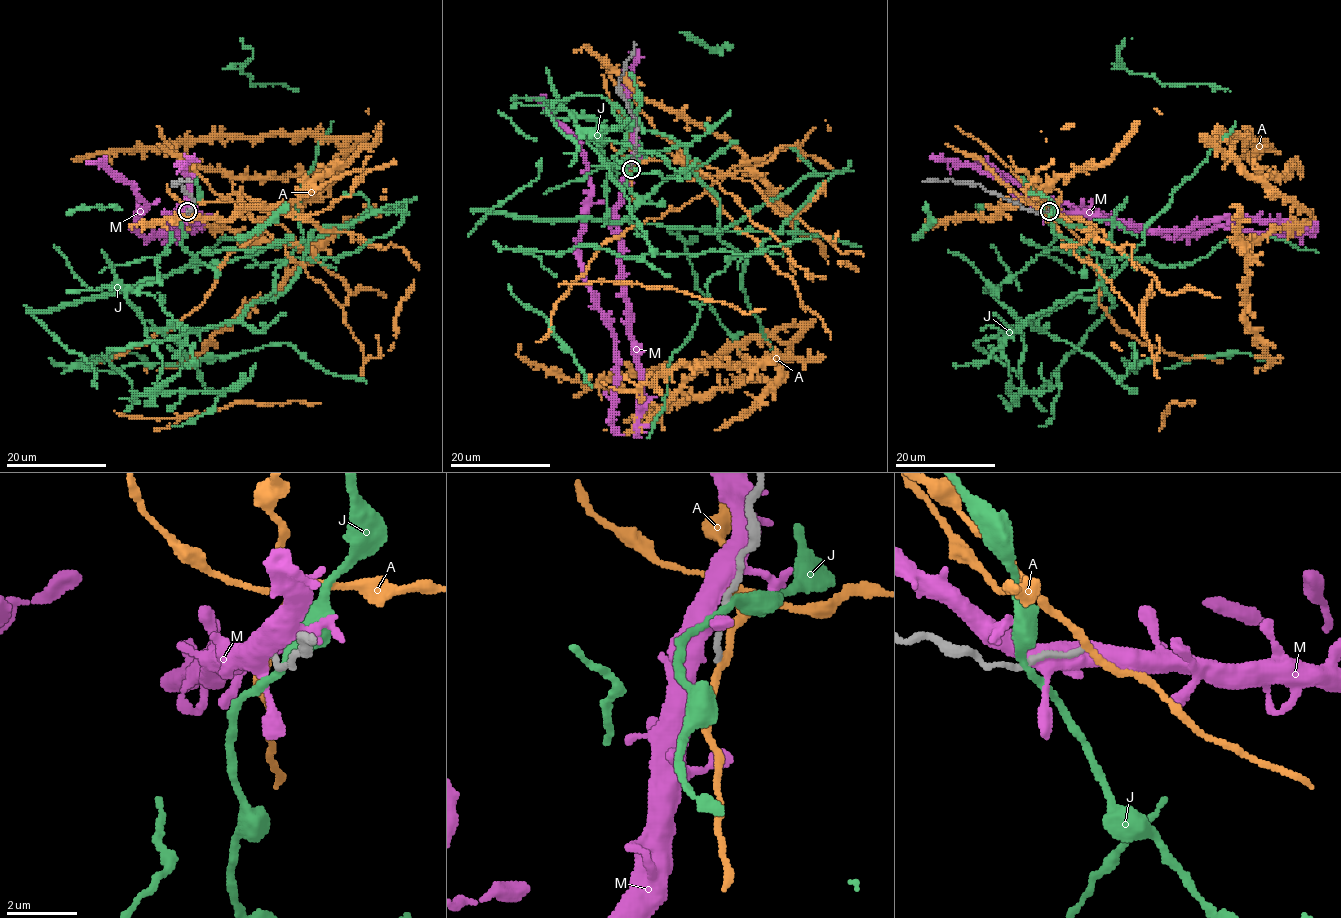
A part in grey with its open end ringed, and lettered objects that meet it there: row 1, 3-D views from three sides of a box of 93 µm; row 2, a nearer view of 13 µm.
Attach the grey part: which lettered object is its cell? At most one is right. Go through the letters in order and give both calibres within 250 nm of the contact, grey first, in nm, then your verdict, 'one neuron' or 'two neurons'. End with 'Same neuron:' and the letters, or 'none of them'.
A: 150/190 nm | two neurons
J: 150/280 nm | two neurons
M: 200/420 nm | two neurons
Same neuron: none of them

